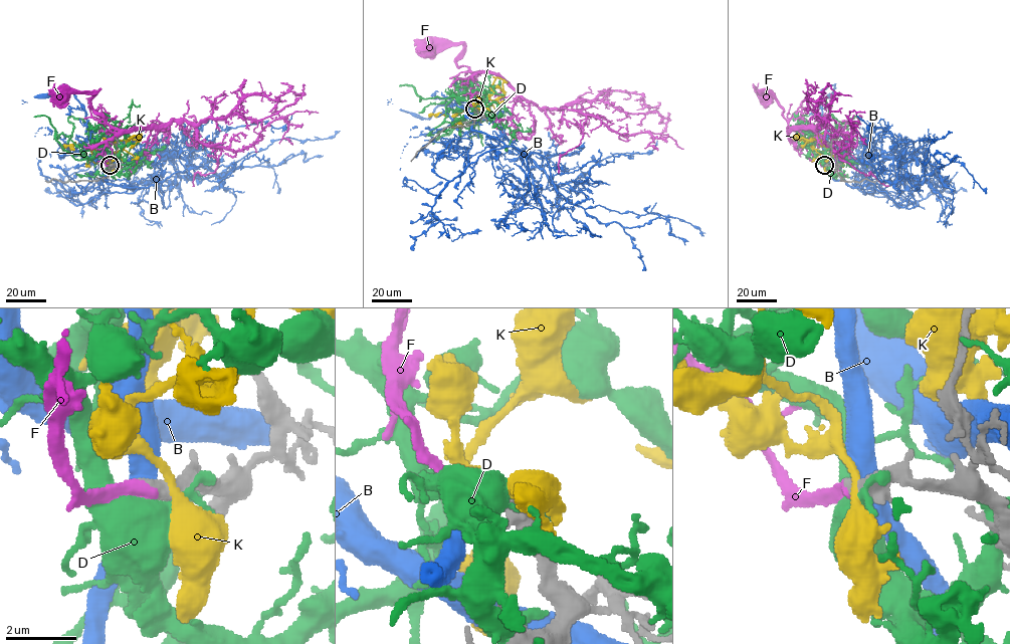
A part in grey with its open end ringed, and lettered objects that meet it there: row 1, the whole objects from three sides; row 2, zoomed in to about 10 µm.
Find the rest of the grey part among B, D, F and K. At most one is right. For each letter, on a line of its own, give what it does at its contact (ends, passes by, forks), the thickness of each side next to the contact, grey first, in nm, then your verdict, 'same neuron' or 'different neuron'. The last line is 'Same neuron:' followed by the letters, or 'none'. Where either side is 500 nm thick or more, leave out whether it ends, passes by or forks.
B: 360/500 nm | different neuron
D: it ends | 440/360 nm | different neuron
F: it passes by | 360/280 nm | same neuron
K: 600/280 nm | different neuron
Same neuron: F

